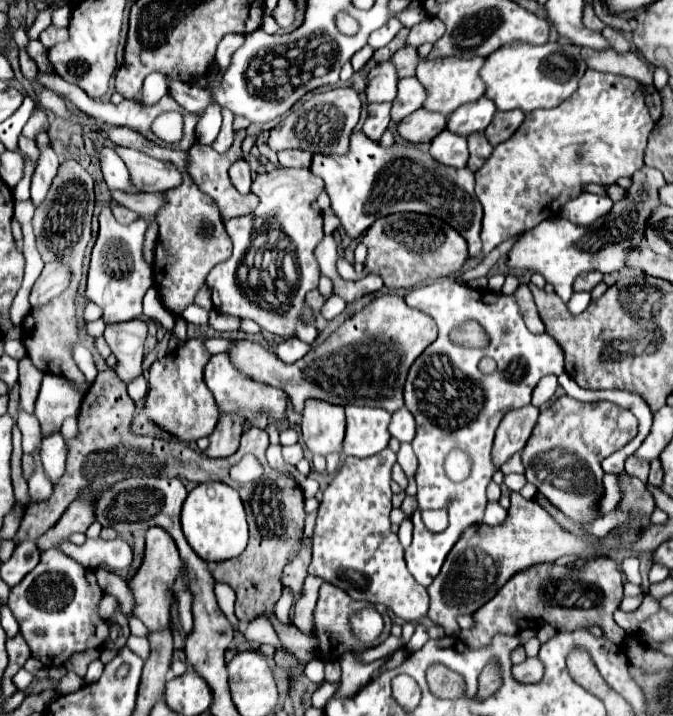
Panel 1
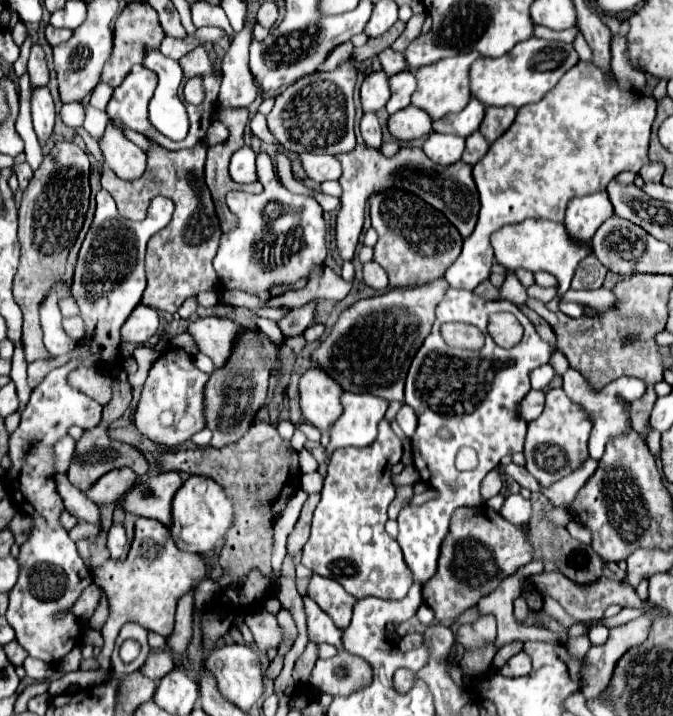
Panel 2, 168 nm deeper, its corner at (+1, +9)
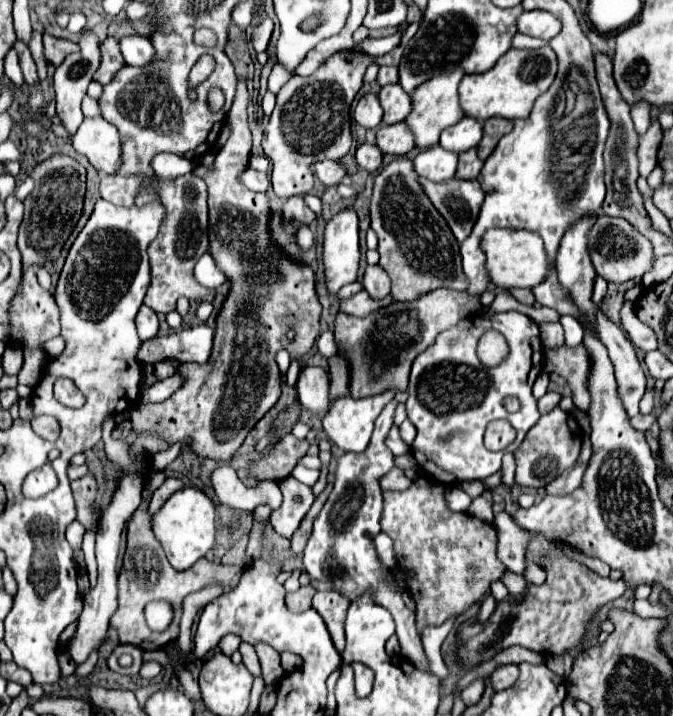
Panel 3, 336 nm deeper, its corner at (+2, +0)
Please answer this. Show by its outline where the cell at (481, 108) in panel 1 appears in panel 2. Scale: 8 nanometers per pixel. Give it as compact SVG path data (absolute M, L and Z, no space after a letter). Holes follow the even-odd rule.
M476 98L468 102L468 106L458 114L446 114L444 118L434 122L434 132L440 134L458 134L462 138L468 138L472 132L476 132L484 120L484 104L480 104Z

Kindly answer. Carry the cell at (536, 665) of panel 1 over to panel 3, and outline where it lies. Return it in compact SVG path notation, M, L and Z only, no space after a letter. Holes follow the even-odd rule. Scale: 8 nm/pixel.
M501 665L499 669L495 669L495 673L491 675L493 687L495 691L503 691L513 687L513 683L519 679L519 667L517 665Z

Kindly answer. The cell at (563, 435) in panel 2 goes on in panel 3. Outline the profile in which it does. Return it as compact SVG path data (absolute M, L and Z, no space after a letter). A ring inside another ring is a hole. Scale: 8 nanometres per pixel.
M555 407L549 415L541 417L531 427L525 441L515 451L515 461L517 461L515 481L523 487L539 489L557 479L557 475L561 475L565 469L573 467L573 463L579 457L579 451L581 451L581 439L569 427L569 413L565 413L561 407Z

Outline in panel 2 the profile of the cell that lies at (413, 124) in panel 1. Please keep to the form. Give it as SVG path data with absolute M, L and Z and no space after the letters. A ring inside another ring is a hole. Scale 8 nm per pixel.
M408 106L388 118L388 132L396 140L418 140L432 132L432 120L426 112L416 106Z

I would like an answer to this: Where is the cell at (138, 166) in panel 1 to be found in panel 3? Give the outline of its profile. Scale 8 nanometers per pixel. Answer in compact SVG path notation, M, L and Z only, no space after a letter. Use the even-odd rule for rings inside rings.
M103 117L85 119L73 135L73 147L77 153L85 155L99 173L113 175L121 167L119 131Z

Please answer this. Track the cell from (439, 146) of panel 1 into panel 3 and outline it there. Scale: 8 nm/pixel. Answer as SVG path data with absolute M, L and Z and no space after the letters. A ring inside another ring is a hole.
M433 145L425 151L421 151L413 159L417 175L429 179L429 181L447 181L455 175L457 169L457 153L445 151L441 145Z

